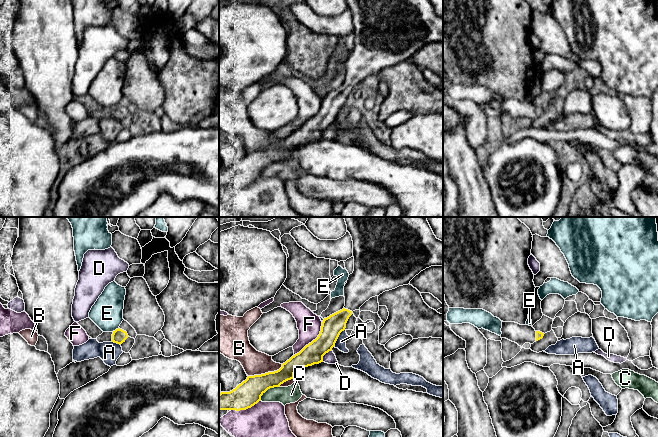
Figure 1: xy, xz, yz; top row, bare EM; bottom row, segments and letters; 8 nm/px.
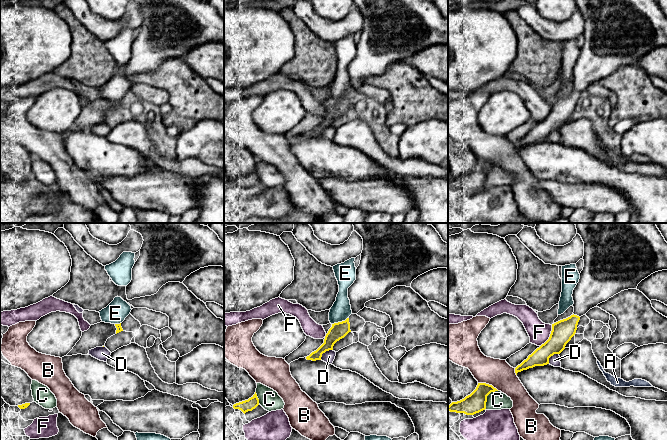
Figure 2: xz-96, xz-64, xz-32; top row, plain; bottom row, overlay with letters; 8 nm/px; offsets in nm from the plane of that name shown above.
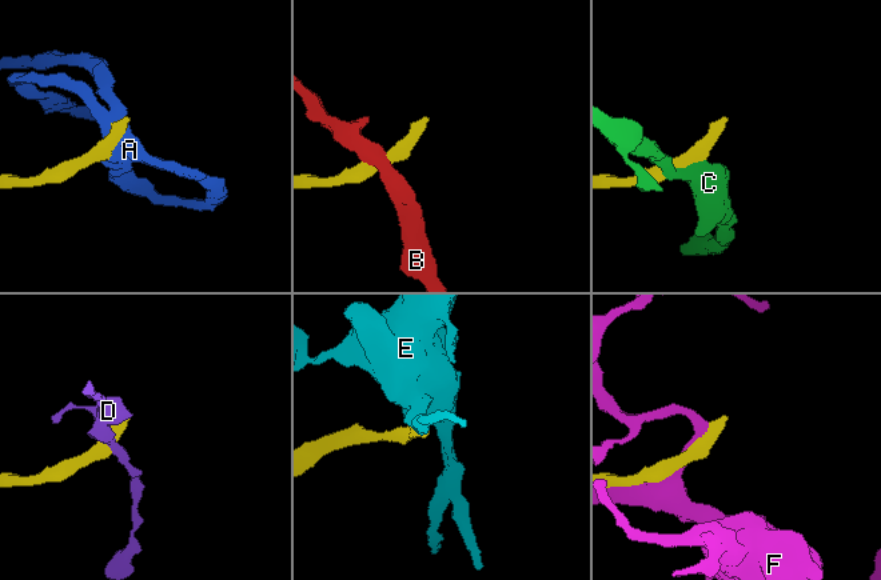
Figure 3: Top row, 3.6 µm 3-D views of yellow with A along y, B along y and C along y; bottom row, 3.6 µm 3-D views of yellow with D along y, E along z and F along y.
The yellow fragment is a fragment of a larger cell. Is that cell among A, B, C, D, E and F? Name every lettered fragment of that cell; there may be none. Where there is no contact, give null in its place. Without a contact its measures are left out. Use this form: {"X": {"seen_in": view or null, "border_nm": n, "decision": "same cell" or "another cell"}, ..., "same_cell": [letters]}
{"A": {"seen_in": "xz", "border_nm": 170, "decision": "another cell"}, "B": {"seen_in": "xz", "border_nm": 300, "decision": "another cell"}, "C": {"seen_in": "xz", "border_nm": 200, "decision": "another cell"}, "D": {"seen_in": "xz", "border_nm": 120, "decision": "another cell"}, "E": {"seen_in": "xy", "border_nm": 70, "decision": "another cell"}, "F": {"seen_in": "xz", "border_nm": 360, "decision": "another cell"}, "same_cell": []}

